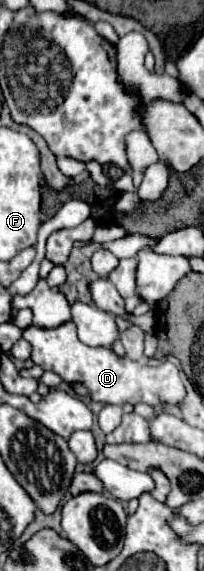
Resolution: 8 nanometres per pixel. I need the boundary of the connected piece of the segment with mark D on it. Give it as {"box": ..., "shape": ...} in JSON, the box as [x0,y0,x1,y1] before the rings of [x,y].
{"box":[22,321,186,407],"shape":[[[72,321],[54,329],[30,325],[22,337],[32,343],[34,365],[40,365],[44,371],[54,371],[64,383],[82,383],[88,389],[88,397],[92,401],[112,405],[148,403],[156,407],[162,403],[182,405],[186,397],[184,383],[174,363],[164,361],[156,367],[150,367],[136,363],[128,357],[118,357],[110,347],[88,347],[78,339],[76,325]]]}

